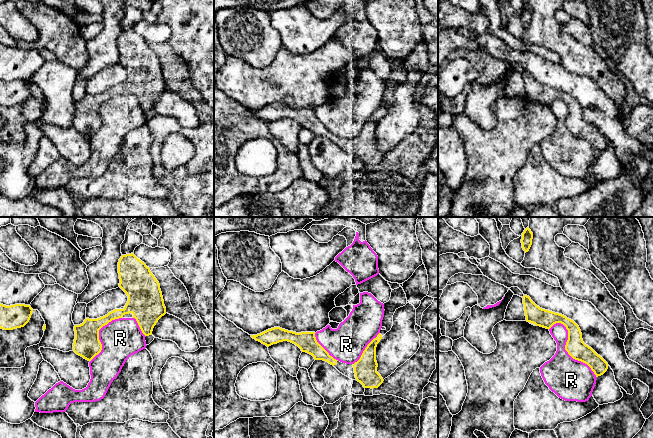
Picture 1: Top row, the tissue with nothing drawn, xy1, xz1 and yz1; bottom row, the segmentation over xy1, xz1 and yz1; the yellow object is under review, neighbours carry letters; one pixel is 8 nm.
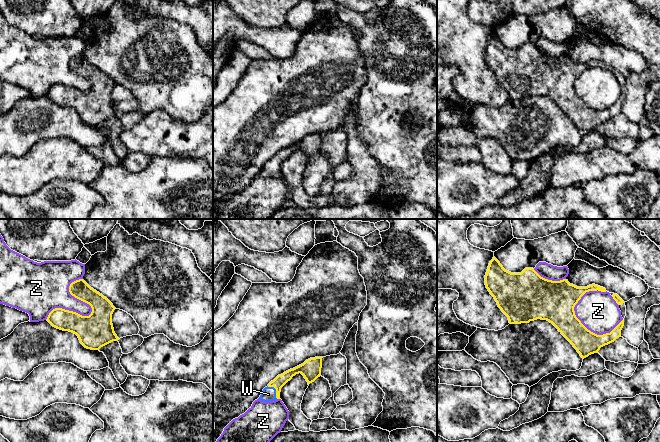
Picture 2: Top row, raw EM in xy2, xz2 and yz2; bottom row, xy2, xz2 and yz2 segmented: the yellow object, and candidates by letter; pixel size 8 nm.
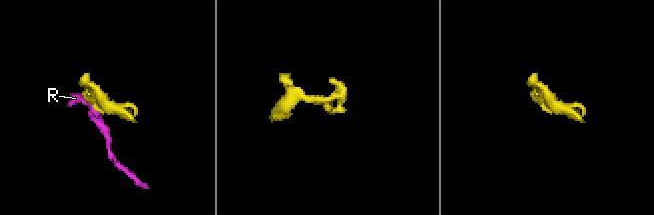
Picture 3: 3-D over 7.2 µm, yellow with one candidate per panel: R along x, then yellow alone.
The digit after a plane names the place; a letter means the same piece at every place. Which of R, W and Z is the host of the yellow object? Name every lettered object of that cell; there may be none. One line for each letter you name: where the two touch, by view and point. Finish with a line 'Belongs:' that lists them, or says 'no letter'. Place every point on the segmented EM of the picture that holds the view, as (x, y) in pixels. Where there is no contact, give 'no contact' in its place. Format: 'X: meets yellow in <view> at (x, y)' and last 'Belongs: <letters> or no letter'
W: meets yellow in xz2 at (276, 390)
Belongs: W

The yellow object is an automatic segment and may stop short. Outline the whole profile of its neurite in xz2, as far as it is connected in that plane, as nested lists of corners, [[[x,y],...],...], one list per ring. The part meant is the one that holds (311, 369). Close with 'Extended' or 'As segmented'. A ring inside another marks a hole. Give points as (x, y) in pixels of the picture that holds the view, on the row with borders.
[[[315,357],[306,360],[303,364],[278,375],[265,387],[260,395],[260,400],[264,402],[280,399],[281,388],[296,374],[301,373],[308,385],[314,382],[321,375],[322,358]]]. Extended

